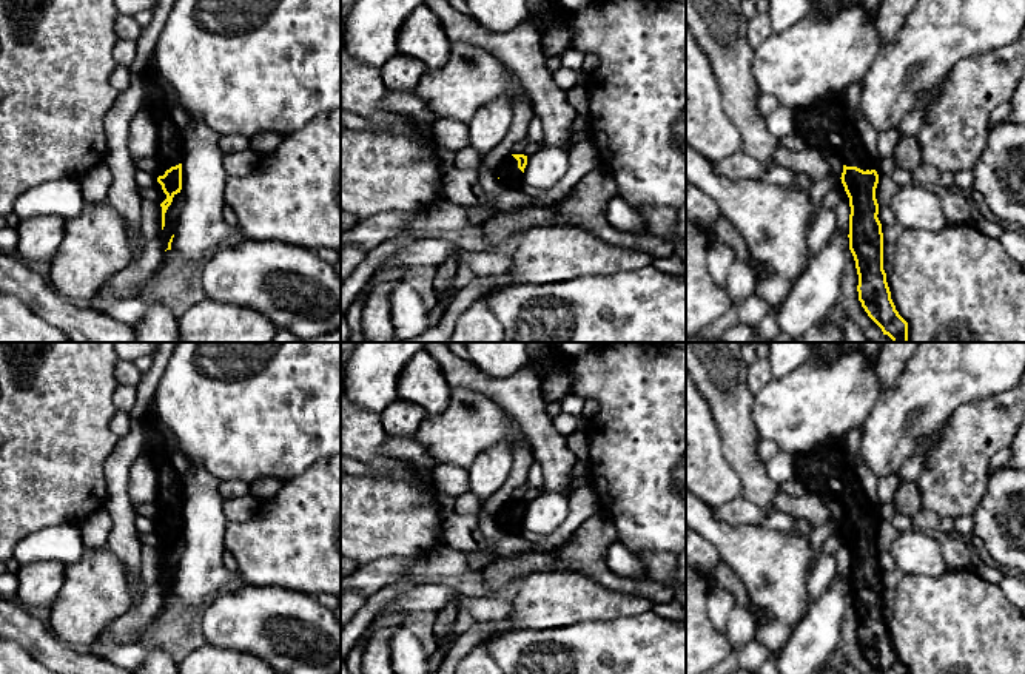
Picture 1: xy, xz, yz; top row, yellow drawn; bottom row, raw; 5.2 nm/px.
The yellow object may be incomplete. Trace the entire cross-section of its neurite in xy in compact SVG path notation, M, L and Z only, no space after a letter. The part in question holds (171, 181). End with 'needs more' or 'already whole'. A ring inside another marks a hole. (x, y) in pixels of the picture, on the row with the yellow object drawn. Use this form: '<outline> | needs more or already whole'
M145 97L153 119L157 126L157 150L154 157L160 165L157 182L162 185L166 199L162 207L162 230L165 227L165 213L173 202L173 197L182 190L182 159L185 154L185 136L173 122L168 102L163 99L153 100Z | needs more

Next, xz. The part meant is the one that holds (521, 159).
M512 154L496 170L499 182L506 187L516 188L523 182L527 156Z | needs more

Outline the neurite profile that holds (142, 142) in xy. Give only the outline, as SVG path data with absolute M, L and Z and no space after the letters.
M145 102L129 123L128 150L131 159L146 159L156 154L157 150L157 126Z

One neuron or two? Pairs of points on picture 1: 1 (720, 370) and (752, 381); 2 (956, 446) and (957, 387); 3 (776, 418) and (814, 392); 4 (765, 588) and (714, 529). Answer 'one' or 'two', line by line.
1: two
2: two
3: one
4: one

